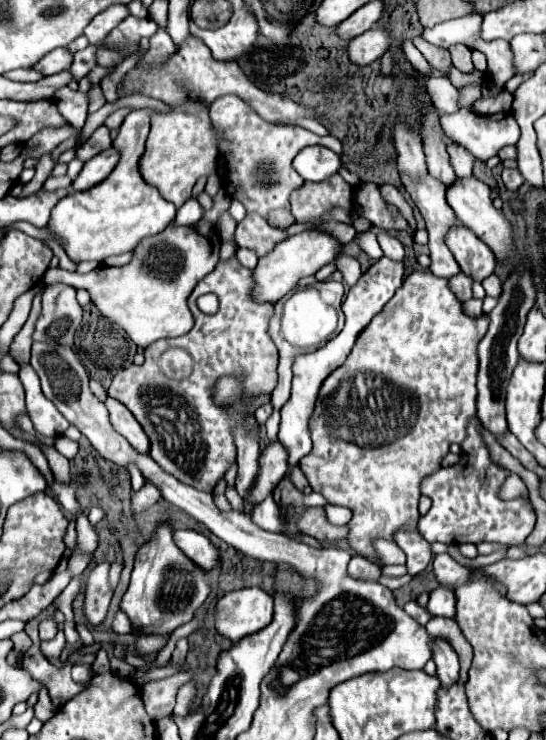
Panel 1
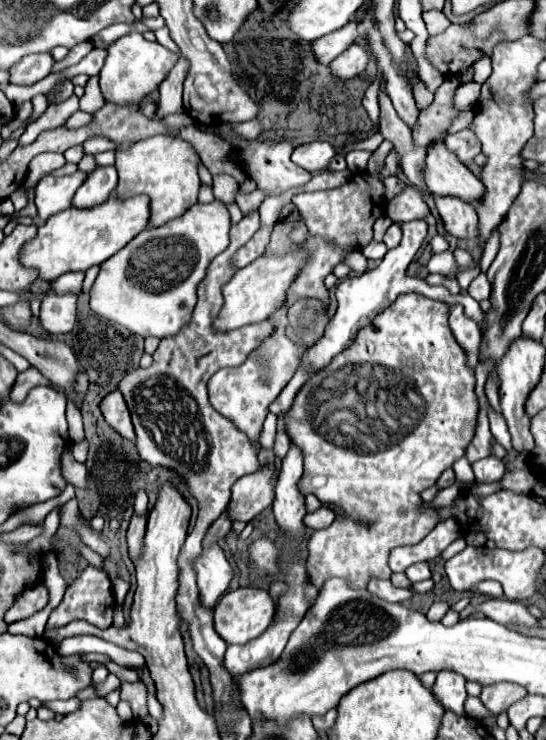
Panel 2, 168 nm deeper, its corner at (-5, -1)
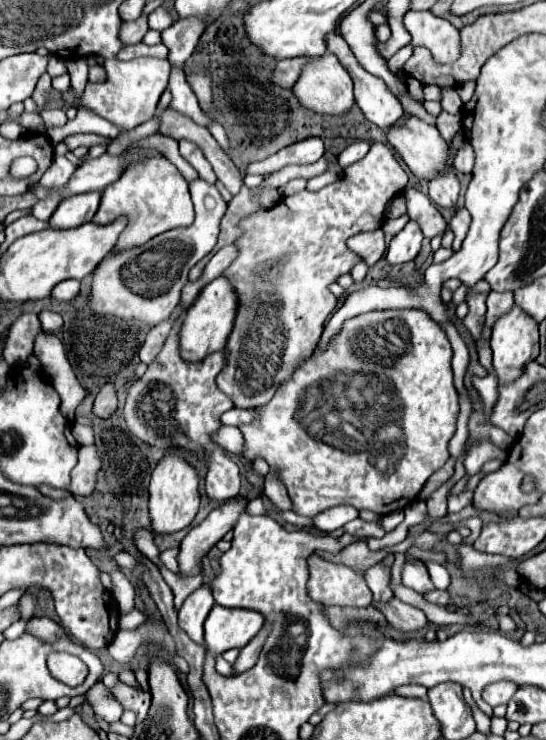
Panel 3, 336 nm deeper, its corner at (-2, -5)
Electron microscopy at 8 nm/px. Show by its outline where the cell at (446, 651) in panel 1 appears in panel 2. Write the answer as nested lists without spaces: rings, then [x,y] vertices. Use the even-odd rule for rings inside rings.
[[[439,672],[437,674],[437,680],[431,688],[433,696],[437,698],[437,702],[445,708],[445,710],[451,710],[455,712],[457,716],[465,714],[465,698],[467,698],[467,692],[465,692],[465,680],[463,676],[455,674],[455,672]]]

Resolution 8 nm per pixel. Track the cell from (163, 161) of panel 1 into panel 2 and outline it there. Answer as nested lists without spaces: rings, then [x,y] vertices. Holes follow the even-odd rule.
[[[153,136],[141,142],[131,144],[127,150],[119,148],[115,168],[119,172],[119,184],[115,188],[117,198],[131,198],[145,194],[151,200],[151,218],[149,226],[163,226],[179,216],[183,216],[195,202],[199,192],[197,176],[199,156],[193,146],[181,138],[173,136]]]

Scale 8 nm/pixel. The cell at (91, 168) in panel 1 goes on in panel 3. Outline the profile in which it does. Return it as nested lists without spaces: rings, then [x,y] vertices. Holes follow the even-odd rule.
[[[86,192],[86,194],[70,196],[62,200],[50,218],[52,228],[72,228],[92,220],[100,206],[100,198],[102,198],[102,192]]]

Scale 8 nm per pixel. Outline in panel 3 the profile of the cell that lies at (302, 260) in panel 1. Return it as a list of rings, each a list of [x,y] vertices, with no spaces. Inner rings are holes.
[[[220,276],[220,278],[212,280],[208,286],[204,286],[202,292],[198,294],[196,302],[190,306],[190,310],[184,318],[182,330],[180,330],[180,346],[182,346],[184,360],[196,362],[196,360],[202,360],[206,354],[224,348],[224,344],[234,328],[236,314],[238,314],[238,296],[236,296],[232,282],[226,276]]]

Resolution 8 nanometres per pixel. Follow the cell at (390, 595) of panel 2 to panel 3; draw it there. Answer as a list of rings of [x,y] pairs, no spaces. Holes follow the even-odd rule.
[[[396,596],[388,602],[372,602],[372,606],[380,610],[396,630],[418,630],[428,622],[422,610],[398,600]]]

